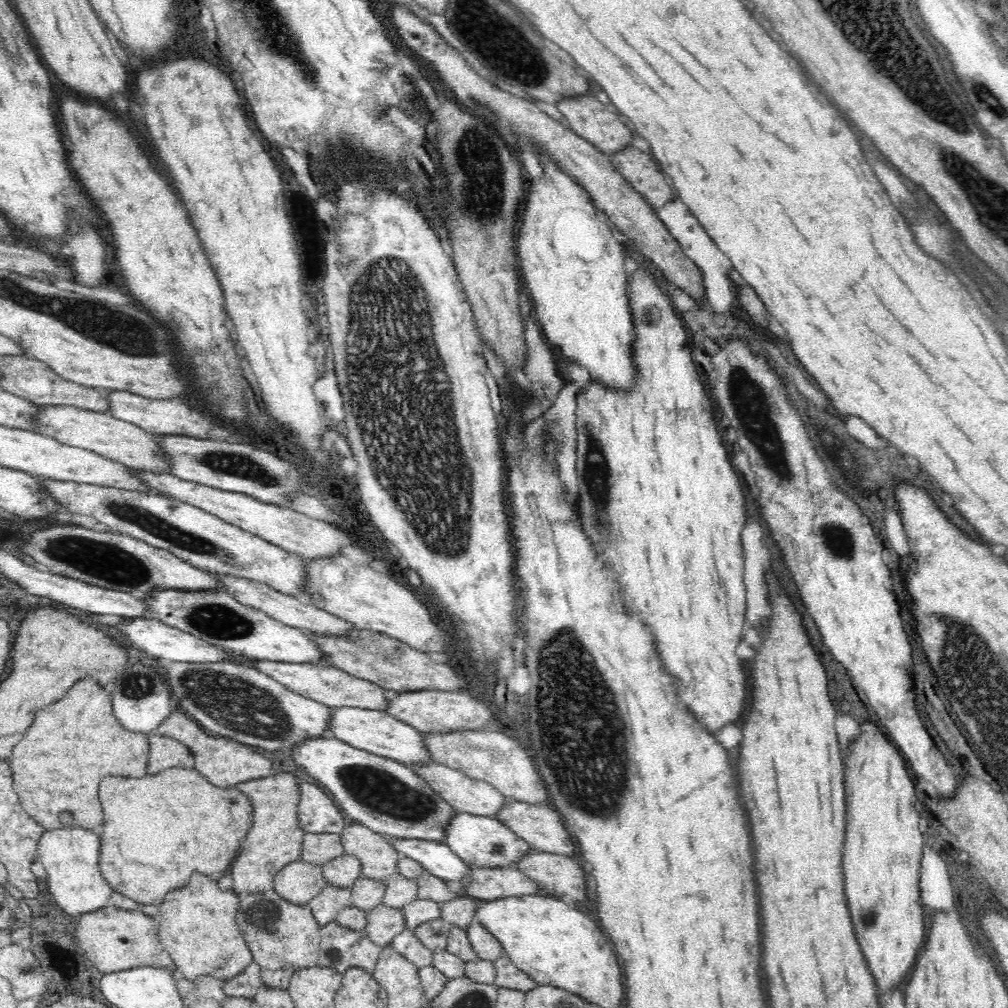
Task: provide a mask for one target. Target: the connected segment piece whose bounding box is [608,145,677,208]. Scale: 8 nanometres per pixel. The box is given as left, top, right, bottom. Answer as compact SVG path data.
M634 146L608 156L614 168L653 207L662 208L677 198L676 191L664 181L664 174L652 156Z

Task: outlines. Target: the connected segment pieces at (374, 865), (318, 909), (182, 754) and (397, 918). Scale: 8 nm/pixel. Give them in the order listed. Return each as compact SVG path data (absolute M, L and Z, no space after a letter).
M354 823L343 828L340 840L346 854L360 859L361 876L382 880L399 872L397 866L402 856L387 836Z
M327 885L306 904L310 907L314 918L323 927L332 922L344 907L352 905L350 887Z
M153 733L148 734L148 744L147 775L156 775L174 767L194 769L194 755L182 742Z
M379 904L366 914L366 933L378 946L390 945L394 936L406 930L406 921L401 909Z

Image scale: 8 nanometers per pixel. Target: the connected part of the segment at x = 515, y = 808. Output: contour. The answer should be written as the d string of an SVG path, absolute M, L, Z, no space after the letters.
M508 800L506 806L498 812L495 818L524 839L533 850L541 850L550 854L561 854L562 856L574 856L574 852L576 852L576 844L572 842L570 833L564 829L560 814L550 810L550 808L546 808L544 803L528 804L527 802Z

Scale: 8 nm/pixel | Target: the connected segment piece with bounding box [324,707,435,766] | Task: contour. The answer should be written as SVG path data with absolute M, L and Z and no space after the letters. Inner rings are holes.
M332 708L332 714L328 721L330 721L330 730L324 736L343 740L354 748L360 748L390 760L397 760L405 765L415 764L418 766L418 764L435 762L424 744L424 733L394 718L386 711L370 710L369 708Z

